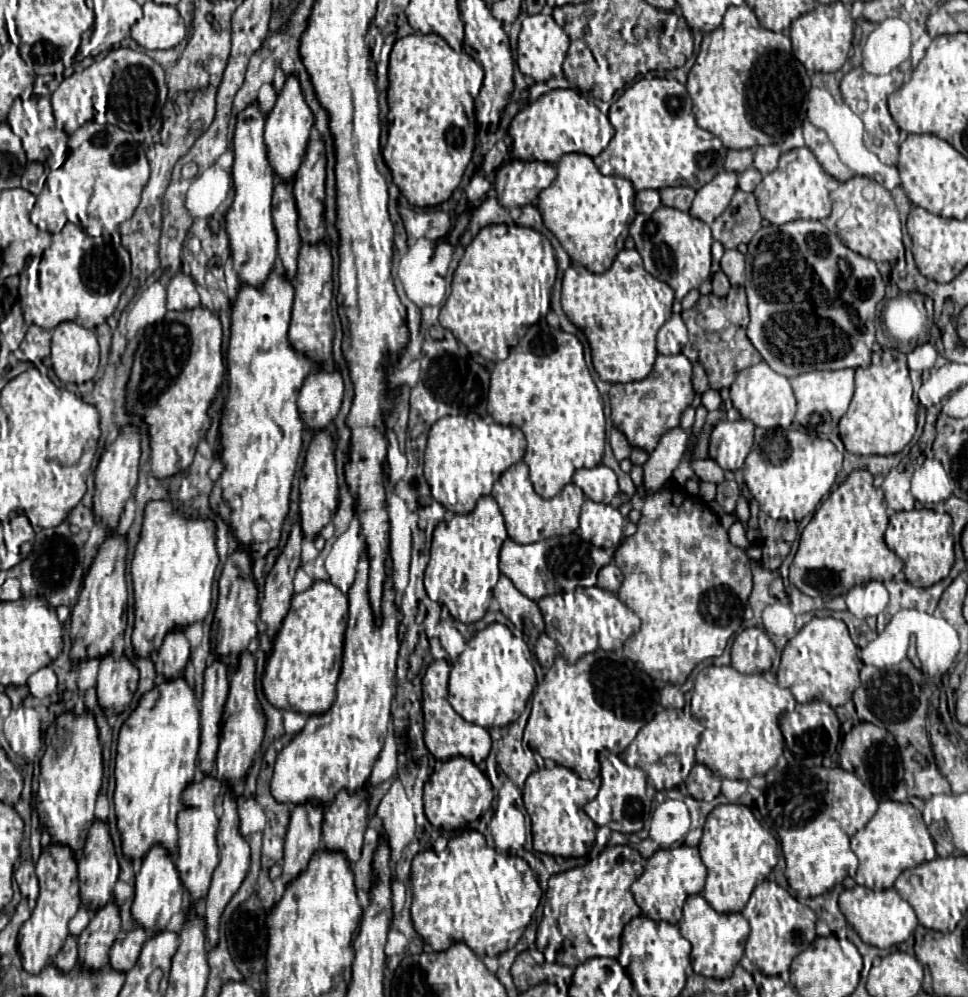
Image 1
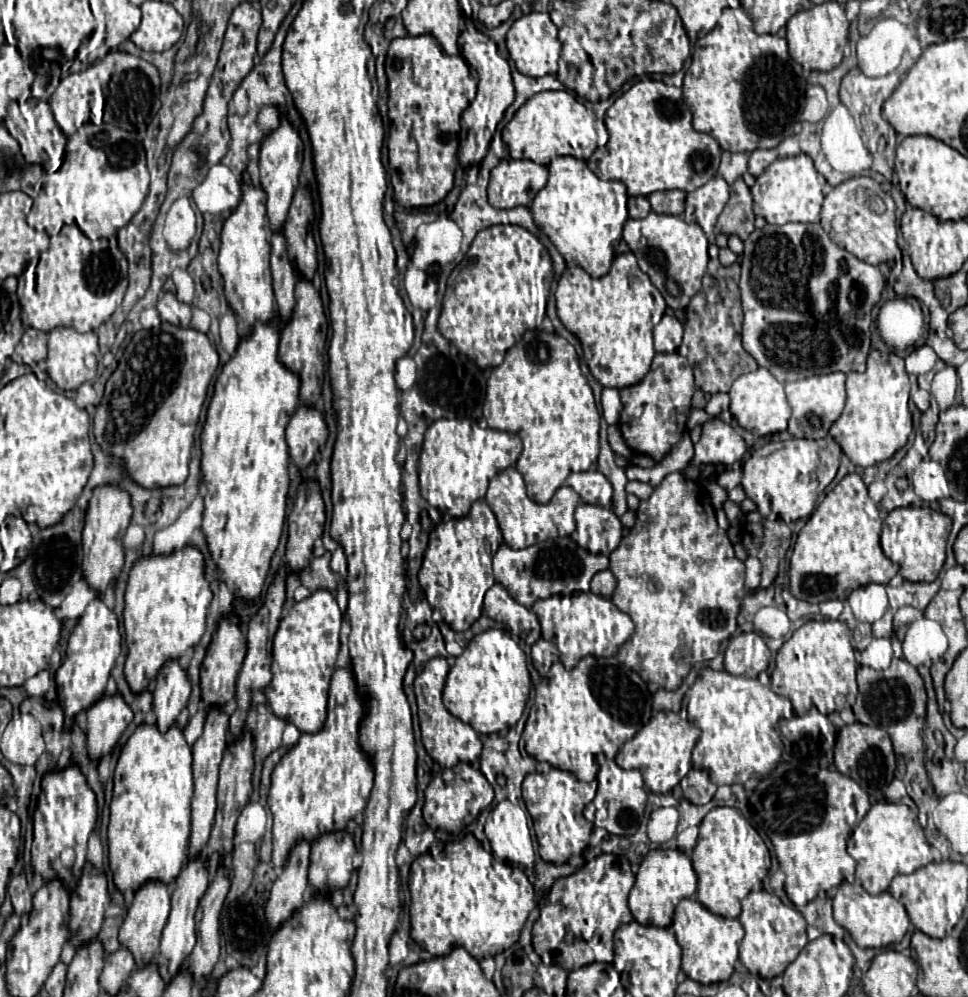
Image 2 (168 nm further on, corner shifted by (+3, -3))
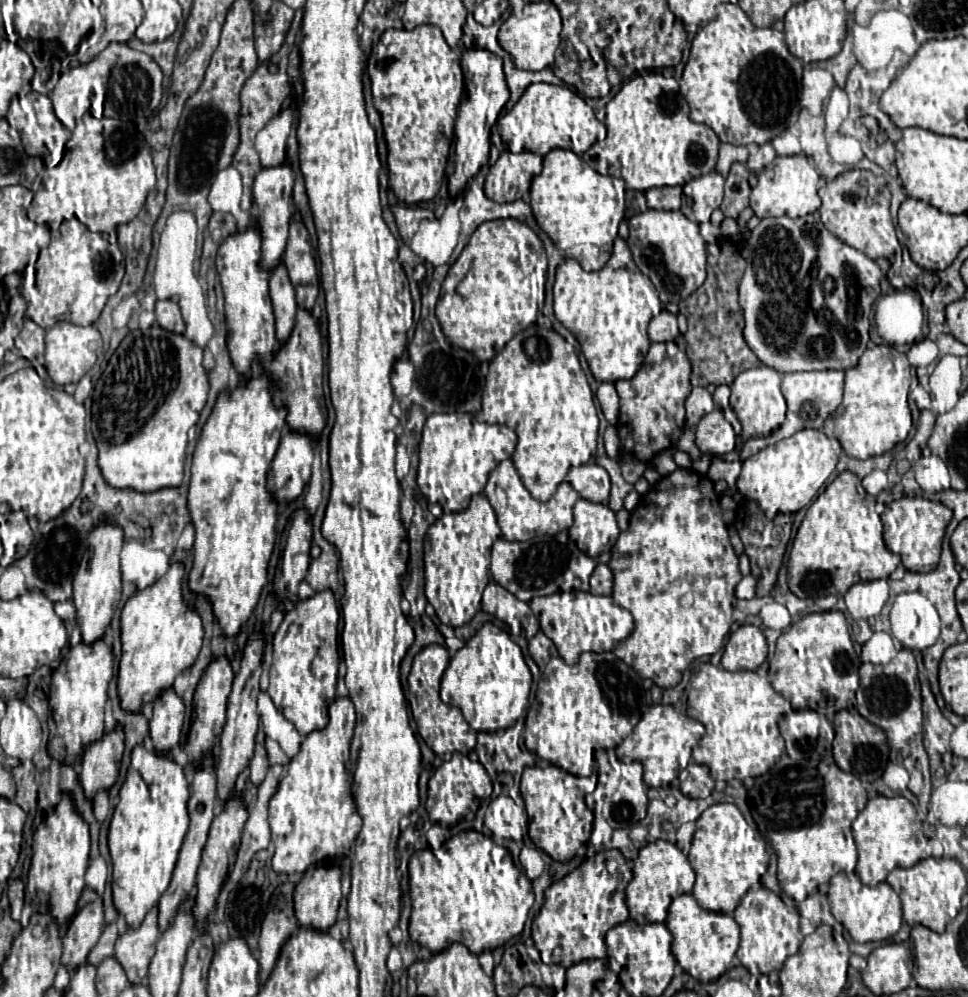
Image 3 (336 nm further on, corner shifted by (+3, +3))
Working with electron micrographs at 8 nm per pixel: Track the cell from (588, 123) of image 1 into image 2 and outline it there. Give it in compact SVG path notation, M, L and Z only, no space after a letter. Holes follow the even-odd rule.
M561 90L542 91L542 93L536 93L534 97L530 97L530 101L526 101L522 105L522 109L518 109L514 119L502 129L502 139L508 145L509 155L512 159L530 159L534 163L548 165L558 155L572 155L576 159L588 159L594 153L594 149L606 145L609 135L603 120L598 119L592 111L588 111L583 103L574 98L572 92Z

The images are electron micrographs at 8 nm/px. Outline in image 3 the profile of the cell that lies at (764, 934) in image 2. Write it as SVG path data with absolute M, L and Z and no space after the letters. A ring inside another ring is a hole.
M766 887L756 891L750 889L736 907L734 919L740 925L740 947L736 957L752 975L766 975L782 969L786 957L794 955L804 939L800 933L800 913L796 907L784 905L784 901Z

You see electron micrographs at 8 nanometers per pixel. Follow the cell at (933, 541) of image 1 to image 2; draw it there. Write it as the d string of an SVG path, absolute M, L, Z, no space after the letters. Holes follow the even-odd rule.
M902 507L888 513L882 527L882 549L888 559L900 565L900 575L908 581L930 583L938 577L944 555L946 555L946 539L950 533L950 517L942 511L934 511L930 507Z

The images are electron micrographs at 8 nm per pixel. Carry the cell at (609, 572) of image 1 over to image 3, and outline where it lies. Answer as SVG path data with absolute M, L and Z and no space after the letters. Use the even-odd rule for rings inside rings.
M598 563L590 577L590 593L594 595L612 595L612 571L608 565Z

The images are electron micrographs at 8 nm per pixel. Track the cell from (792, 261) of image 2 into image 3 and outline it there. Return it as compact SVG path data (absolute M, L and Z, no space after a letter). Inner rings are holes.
M818 213L804 217L762 219L748 239L746 273L740 281L740 307L744 311L744 339L756 357L778 373L814 369L850 369L868 345L870 309L880 295L880 267L876 261L834 237Z

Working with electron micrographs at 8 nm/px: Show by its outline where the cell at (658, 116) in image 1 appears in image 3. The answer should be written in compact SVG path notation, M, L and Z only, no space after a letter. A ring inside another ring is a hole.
M659 71L638 75L608 101L603 121L608 129L604 145L592 145L582 159L602 175L622 177L626 189L646 191L650 187L686 185L716 167L720 145L716 133L690 121L688 113L688 103L674 77L664 77Z

